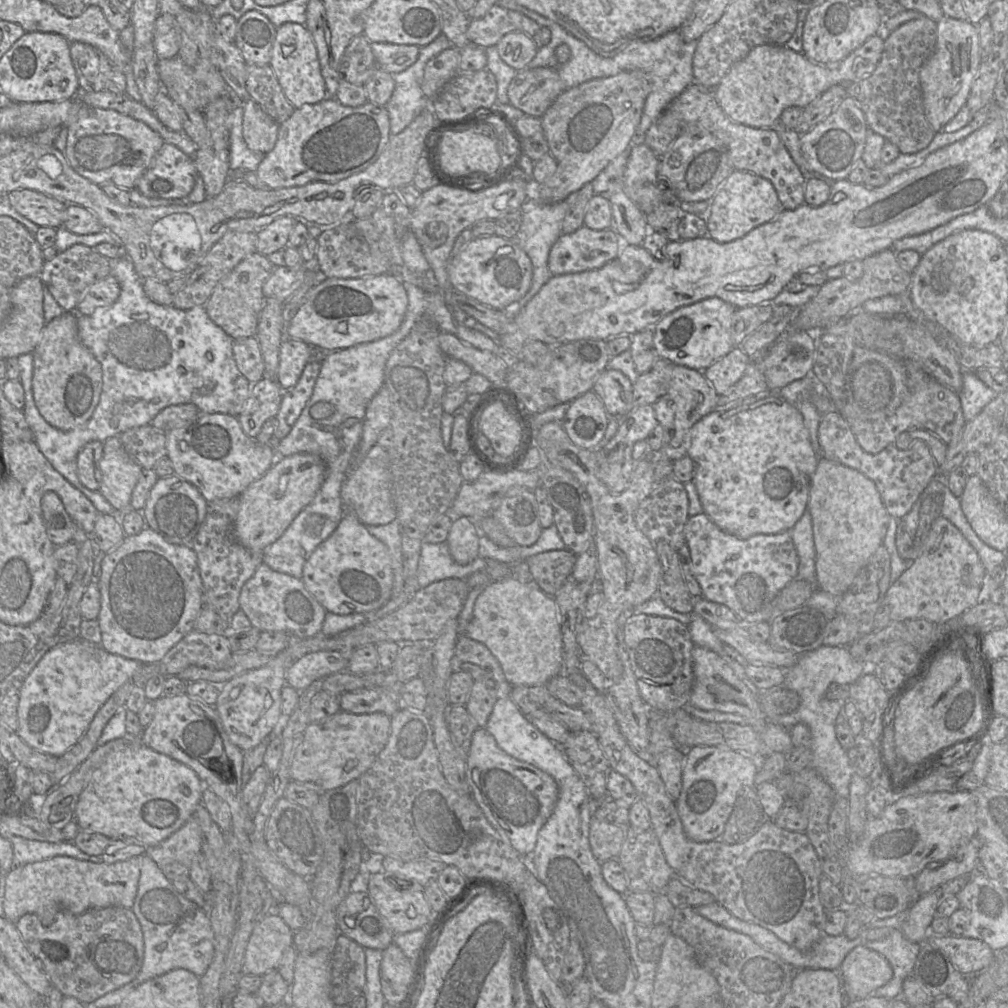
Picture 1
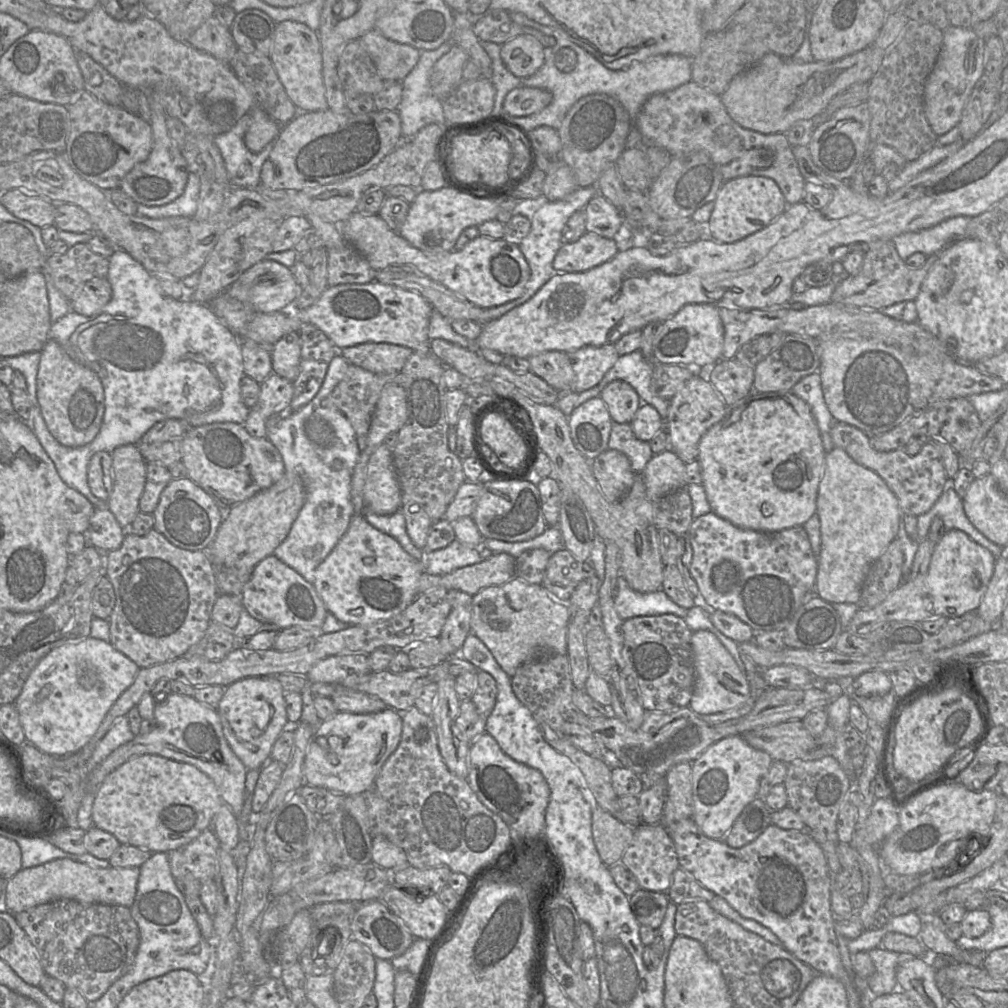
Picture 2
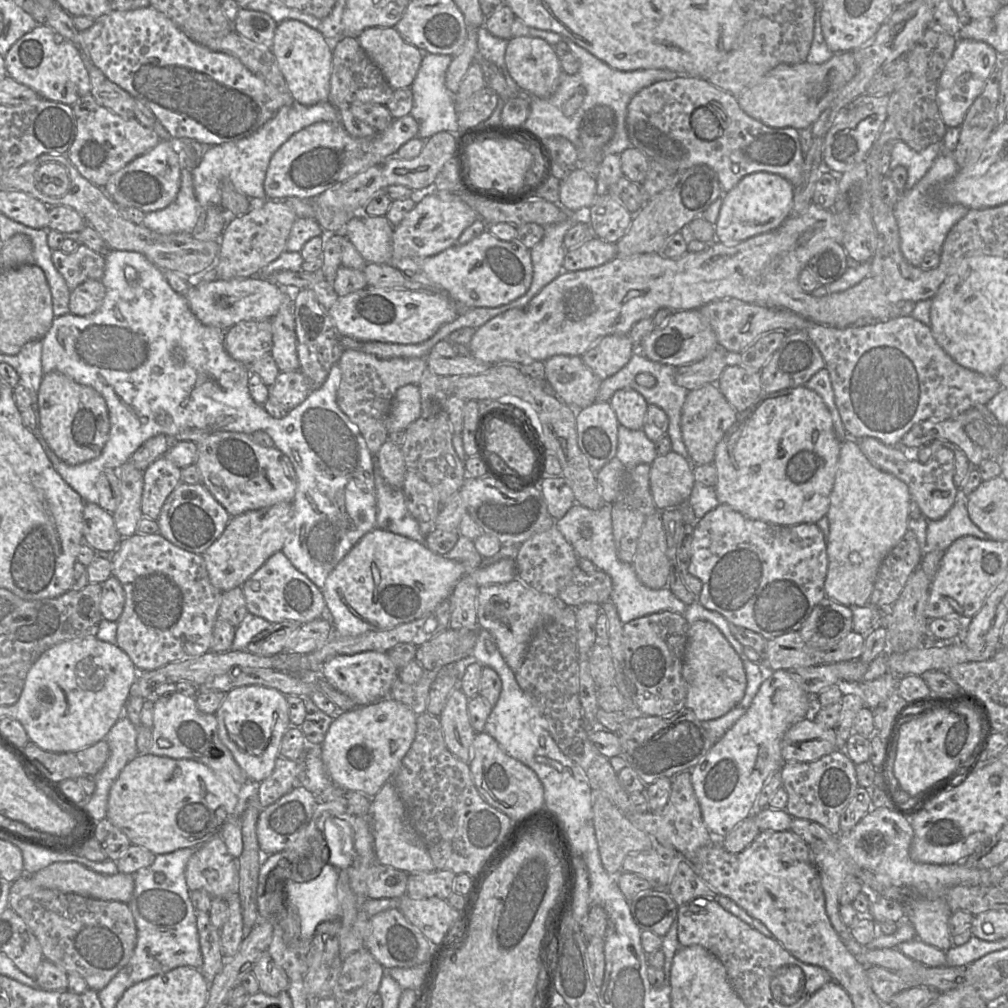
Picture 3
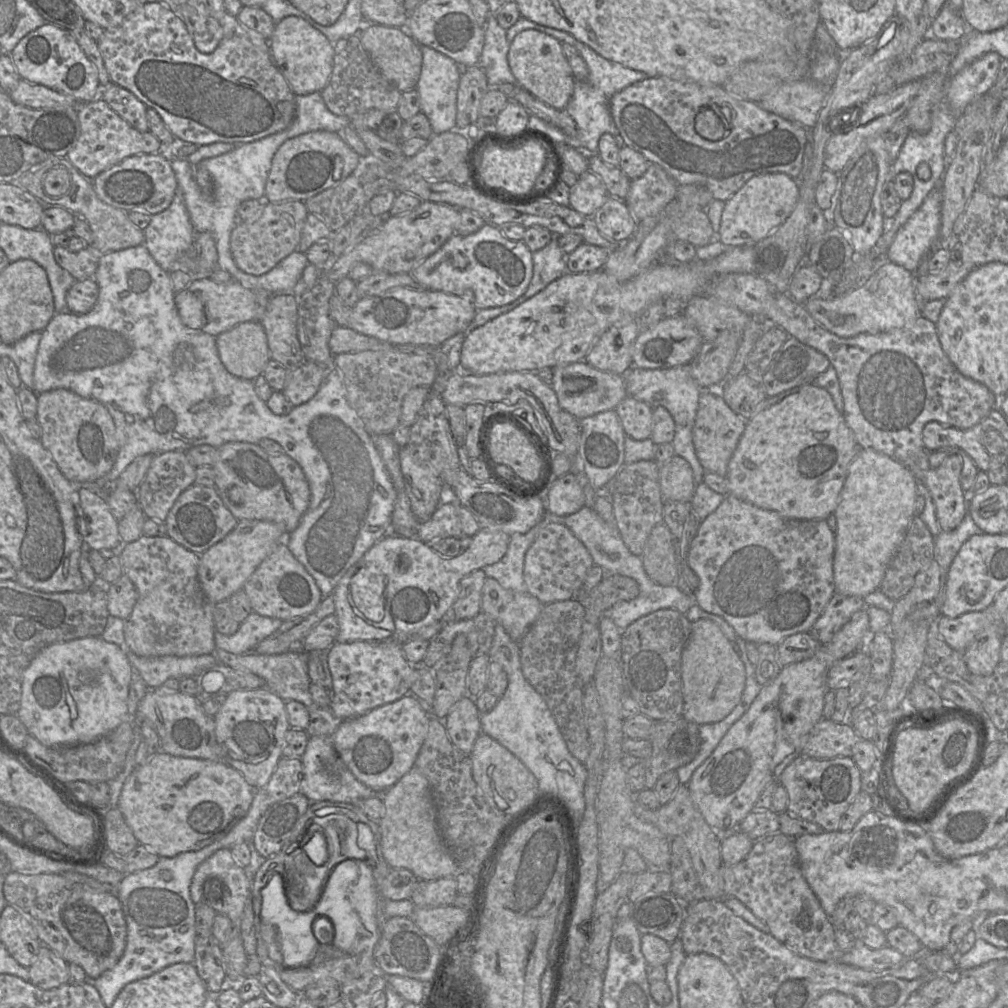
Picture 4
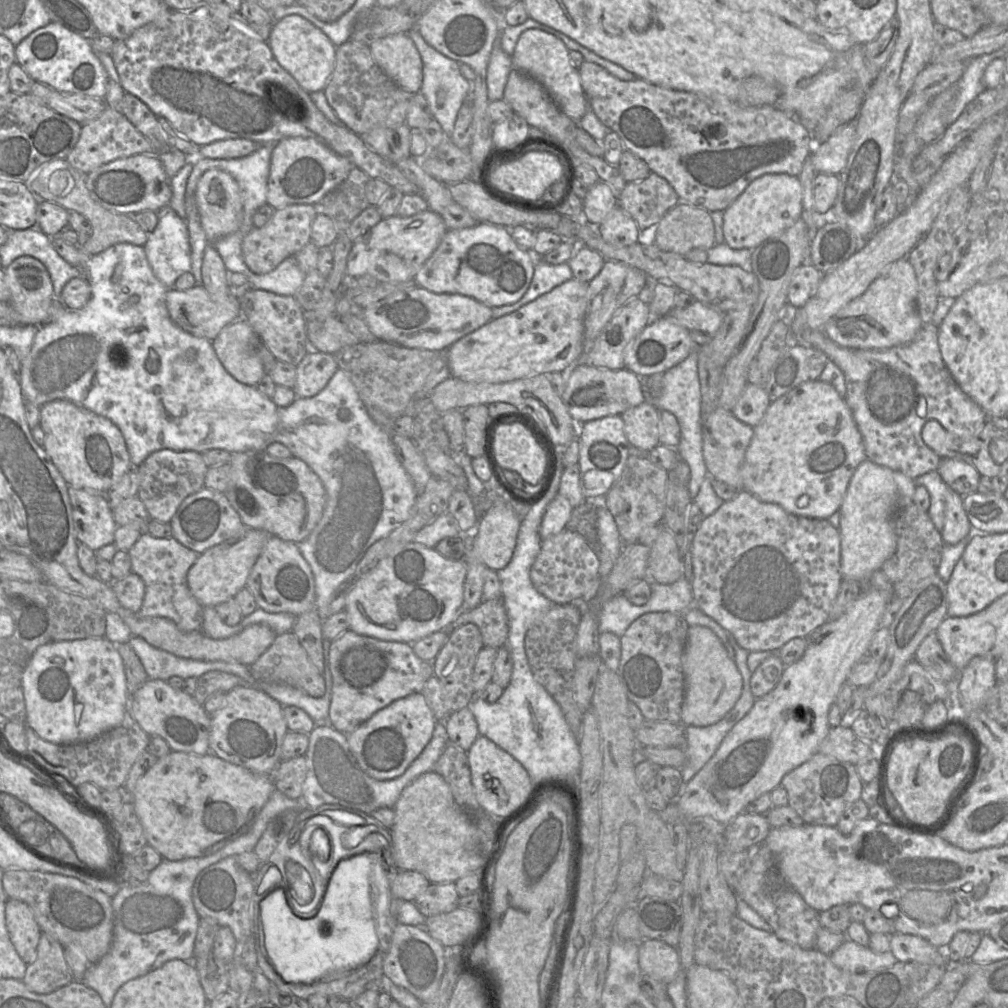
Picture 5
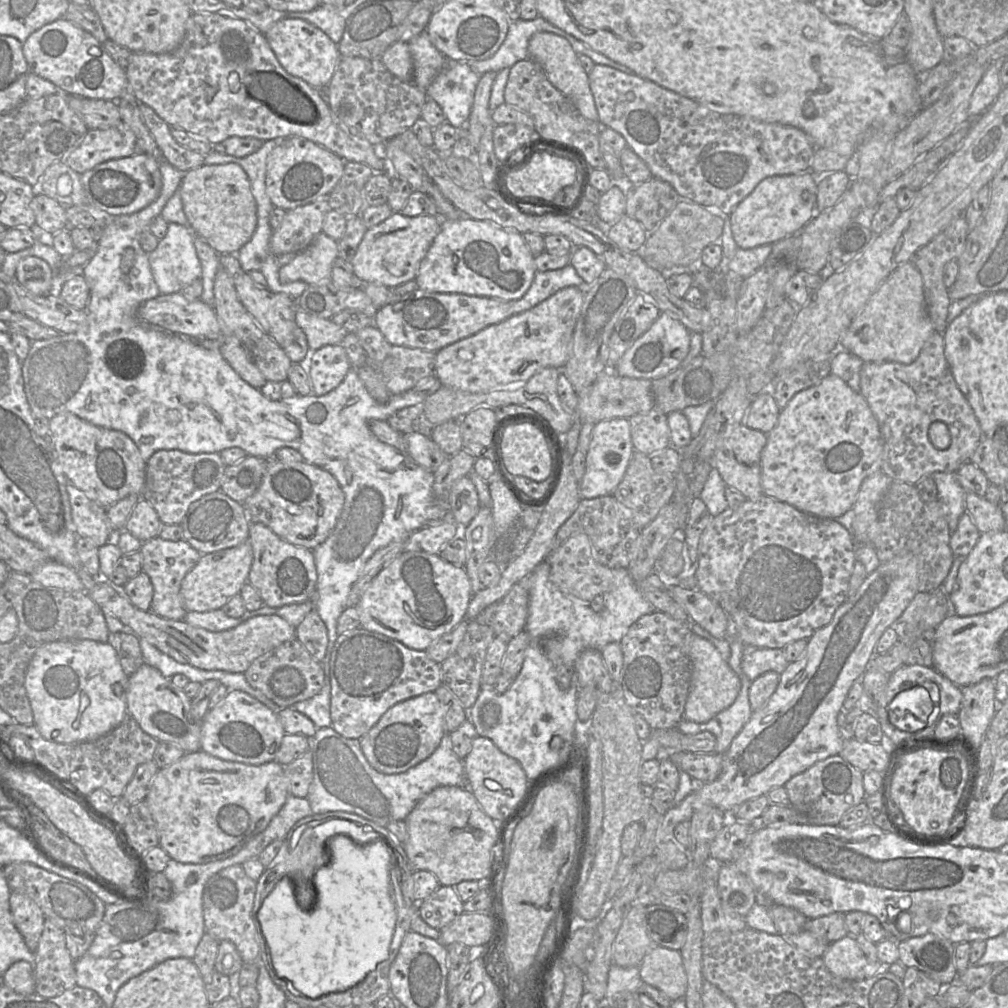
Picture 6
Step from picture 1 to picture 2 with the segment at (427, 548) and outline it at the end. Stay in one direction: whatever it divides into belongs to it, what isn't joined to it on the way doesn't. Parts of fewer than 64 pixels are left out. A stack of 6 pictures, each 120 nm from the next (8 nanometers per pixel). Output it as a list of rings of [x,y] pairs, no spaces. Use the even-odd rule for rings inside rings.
[[[458,540],[438,550],[427,550],[420,560],[424,572],[431,575],[444,575],[483,560],[480,548],[470,548]]]

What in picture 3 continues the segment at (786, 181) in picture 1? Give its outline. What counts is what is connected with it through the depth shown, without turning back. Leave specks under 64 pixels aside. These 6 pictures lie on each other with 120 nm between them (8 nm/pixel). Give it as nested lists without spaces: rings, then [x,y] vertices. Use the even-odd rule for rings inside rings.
[[[679,75],[674,79],[659,81],[640,90],[628,104],[626,129],[632,147],[672,173],[696,165],[710,167],[717,174],[722,193],[730,191],[744,176],[755,172],[778,174],[788,180],[793,187],[800,183],[804,156],[798,130],[790,127],[772,128],[750,117],[740,108],[734,95],[717,88],[702,77]],[[698,107],[707,107],[717,117],[721,134],[716,139],[702,140],[694,133],[690,119]]]

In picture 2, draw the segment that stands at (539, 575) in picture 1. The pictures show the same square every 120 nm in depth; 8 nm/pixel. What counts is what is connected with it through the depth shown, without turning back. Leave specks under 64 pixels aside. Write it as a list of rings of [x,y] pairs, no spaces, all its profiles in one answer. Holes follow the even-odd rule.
[[[565,548],[552,553],[542,586],[558,601],[568,603],[580,582],[595,575],[590,562],[581,562]]]

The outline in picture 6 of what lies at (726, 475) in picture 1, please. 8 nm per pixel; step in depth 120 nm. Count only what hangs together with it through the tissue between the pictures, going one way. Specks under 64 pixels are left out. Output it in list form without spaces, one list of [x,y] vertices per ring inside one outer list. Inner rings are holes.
[[[833,374],[797,392],[780,410],[776,425],[766,437],[760,455],[763,494],[816,517],[836,519],[850,510],[862,481],[881,470],[883,440],[878,423],[864,397]]]

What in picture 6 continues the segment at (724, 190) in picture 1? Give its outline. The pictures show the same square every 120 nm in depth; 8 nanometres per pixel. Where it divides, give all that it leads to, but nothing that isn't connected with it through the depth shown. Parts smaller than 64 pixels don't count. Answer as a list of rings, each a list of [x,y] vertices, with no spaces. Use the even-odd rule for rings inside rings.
[[[810,171],[763,179],[729,215],[733,239],[740,249],[773,244],[798,234],[816,214],[817,177]]]

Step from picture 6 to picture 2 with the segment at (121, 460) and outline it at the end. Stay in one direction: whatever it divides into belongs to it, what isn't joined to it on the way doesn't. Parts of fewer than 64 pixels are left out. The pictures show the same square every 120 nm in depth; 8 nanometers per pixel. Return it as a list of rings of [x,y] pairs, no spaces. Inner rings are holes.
[[[49,338],[41,351],[36,395],[46,426],[63,446],[78,448],[91,443],[98,435],[104,413],[104,389],[98,375],[75,362]]]

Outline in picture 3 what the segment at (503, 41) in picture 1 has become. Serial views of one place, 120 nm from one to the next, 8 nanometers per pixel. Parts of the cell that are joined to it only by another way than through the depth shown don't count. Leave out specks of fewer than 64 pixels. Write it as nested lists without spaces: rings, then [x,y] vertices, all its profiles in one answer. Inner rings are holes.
[[[519,36],[508,40],[505,63],[519,89],[541,99],[549,98],[558,87],[562,68],[554,48],[544,39],[533,36]]]

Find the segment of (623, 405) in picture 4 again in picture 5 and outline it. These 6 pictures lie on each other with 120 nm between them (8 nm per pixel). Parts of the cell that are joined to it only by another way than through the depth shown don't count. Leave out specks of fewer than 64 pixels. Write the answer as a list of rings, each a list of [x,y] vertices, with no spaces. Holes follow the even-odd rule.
[[[644,401],[622,415],[625,434],[631,446],[650,452],[659,445],[660,411]]]

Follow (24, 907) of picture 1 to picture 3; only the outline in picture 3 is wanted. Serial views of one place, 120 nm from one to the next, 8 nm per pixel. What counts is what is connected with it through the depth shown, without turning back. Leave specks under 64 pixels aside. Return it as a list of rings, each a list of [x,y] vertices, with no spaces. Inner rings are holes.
[[[55,862],[33,874],[37,886],[64,893],[75,893],[98,900],[112,900],[129,903],[134,892],[135,881],[132,874],[117,873],[105,875],[97,873],[77,862]]]

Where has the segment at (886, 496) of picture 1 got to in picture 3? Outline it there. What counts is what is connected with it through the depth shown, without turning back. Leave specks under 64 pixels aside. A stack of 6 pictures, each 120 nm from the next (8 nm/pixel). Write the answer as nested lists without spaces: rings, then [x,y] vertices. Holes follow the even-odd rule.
[[[864,437],[857,442],[873,466],[894,475],[908,486],[911,501],[917,502],[926,519],[941,519],[952,507],[958,490],[953,480],[955,465],[952,450],[942,446],[926,463],[921,463],[909,460],[899,446],[888,446],[876,438]]]

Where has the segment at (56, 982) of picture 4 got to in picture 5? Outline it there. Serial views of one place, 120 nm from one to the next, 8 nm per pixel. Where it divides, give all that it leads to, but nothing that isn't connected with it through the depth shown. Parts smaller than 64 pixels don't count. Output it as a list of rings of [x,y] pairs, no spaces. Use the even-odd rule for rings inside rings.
[[[41,933],[36,958],[27,965],[22,981],[36,994],[49,994],[73,980],[63,945],[47,933]]]

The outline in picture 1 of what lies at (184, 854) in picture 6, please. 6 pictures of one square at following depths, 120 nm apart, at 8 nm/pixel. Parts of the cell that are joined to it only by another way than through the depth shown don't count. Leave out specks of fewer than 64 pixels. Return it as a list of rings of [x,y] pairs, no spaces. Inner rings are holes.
[[[134,741],[127,747],[111,752],[93,773],[79,795],[74,819],[80,830],[100,833],[111,840],[138,842],[149,847],[168,838],[193,817],[196,807],[202,803],[204,787],[195,771],[187,765],[143,745],[140,741]]]

